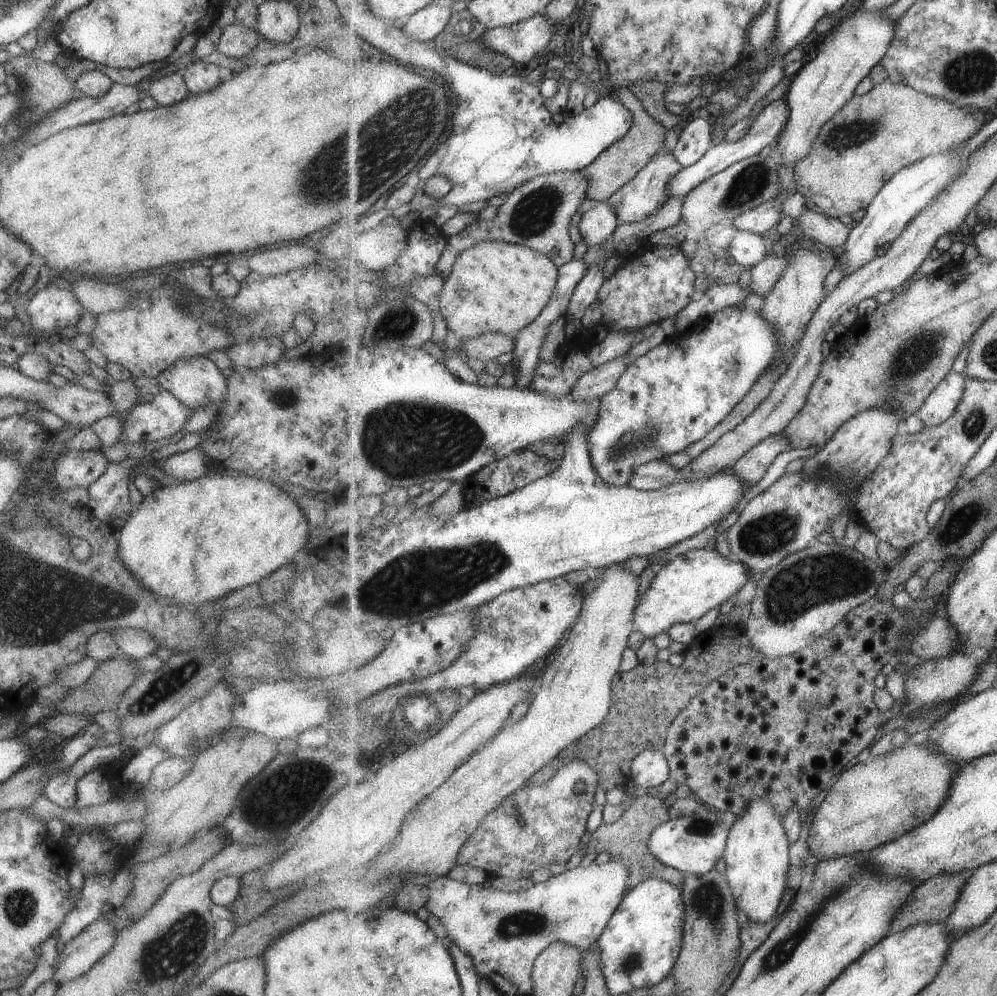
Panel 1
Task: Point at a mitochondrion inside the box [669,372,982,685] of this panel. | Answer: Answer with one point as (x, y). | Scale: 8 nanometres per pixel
(823, 577)

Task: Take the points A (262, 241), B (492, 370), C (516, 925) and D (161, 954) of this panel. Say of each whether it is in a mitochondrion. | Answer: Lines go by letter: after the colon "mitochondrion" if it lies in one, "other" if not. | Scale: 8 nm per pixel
A: other
B: other
C: mitochondrion
D: mitochondrion

